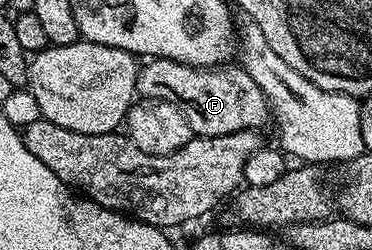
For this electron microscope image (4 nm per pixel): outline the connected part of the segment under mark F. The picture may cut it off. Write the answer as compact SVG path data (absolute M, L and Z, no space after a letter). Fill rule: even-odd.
M152 57L140 64L135 87L140 98L173 103L173 107L185 115L194 136L220 137L246 129L262 130L262 125L272 120L271 104L245 70L227 68L231 67L186 65L173 59Z

